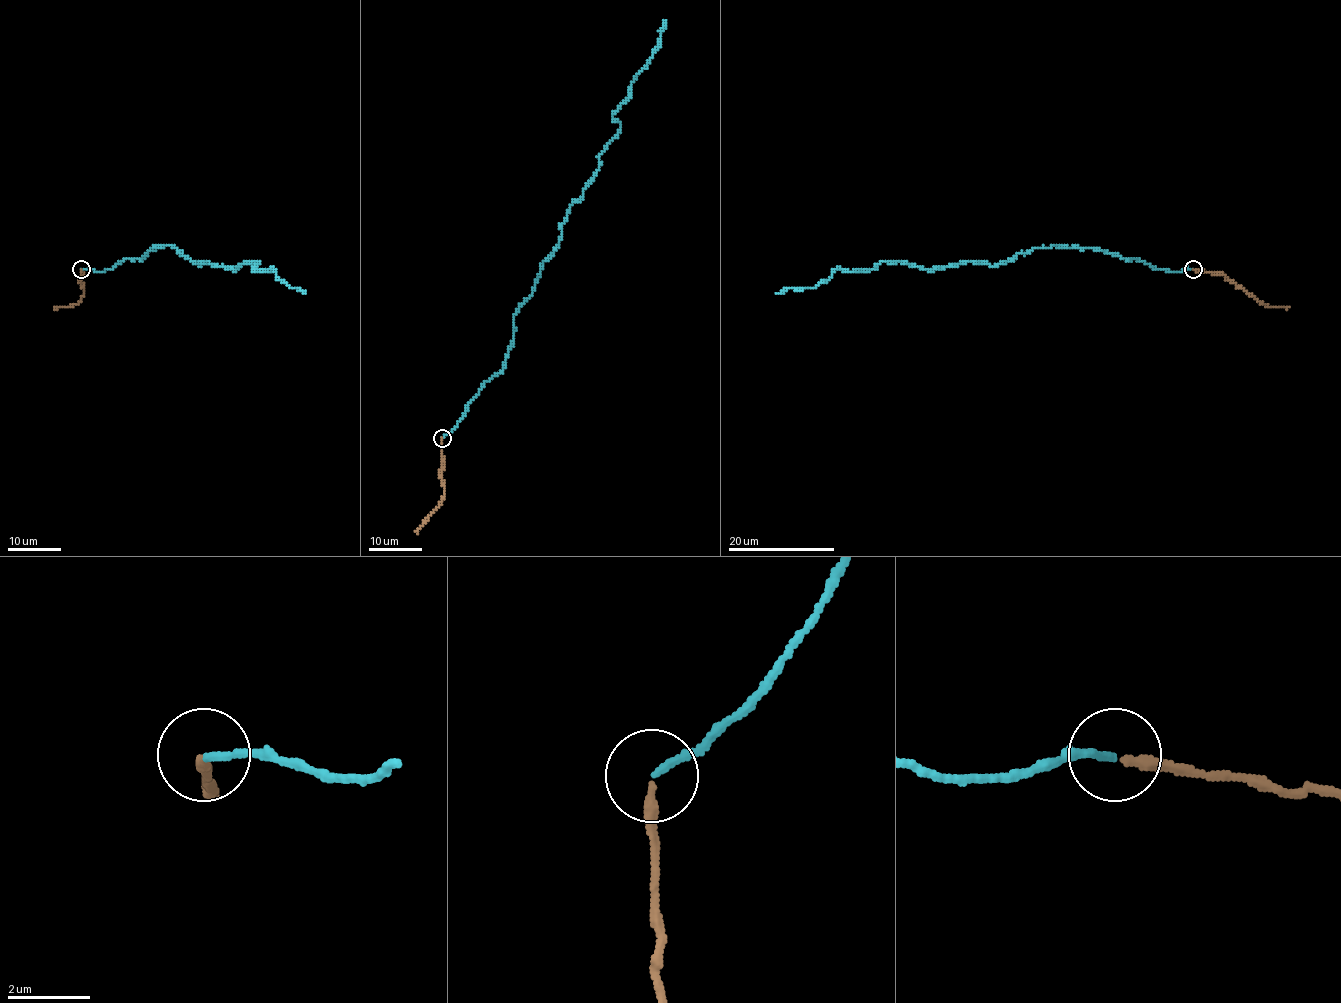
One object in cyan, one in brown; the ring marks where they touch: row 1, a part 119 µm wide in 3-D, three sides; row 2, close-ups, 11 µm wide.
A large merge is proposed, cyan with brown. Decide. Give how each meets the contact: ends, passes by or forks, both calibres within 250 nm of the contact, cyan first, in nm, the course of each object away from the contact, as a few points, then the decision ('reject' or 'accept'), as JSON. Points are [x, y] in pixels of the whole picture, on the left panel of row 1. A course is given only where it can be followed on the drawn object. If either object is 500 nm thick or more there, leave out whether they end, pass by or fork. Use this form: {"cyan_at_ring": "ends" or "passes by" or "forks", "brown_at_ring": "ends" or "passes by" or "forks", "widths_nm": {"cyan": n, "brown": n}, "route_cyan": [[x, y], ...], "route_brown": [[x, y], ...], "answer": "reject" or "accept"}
{"cyan_at_ring": "ends", "brown_at_ring": "ends", "widths_nm": {"cyan": 180, "brown": 260}, "route_cyan": [[81, 268], [108, 270], [170, 246], [199, 266], [236, 270], [259, 262], [253, 268], [271, 268], [305, 294]], "route_brown": [[81, 270], [83, 297], [71, 306], [56, 307]], "answer": "accept"}

